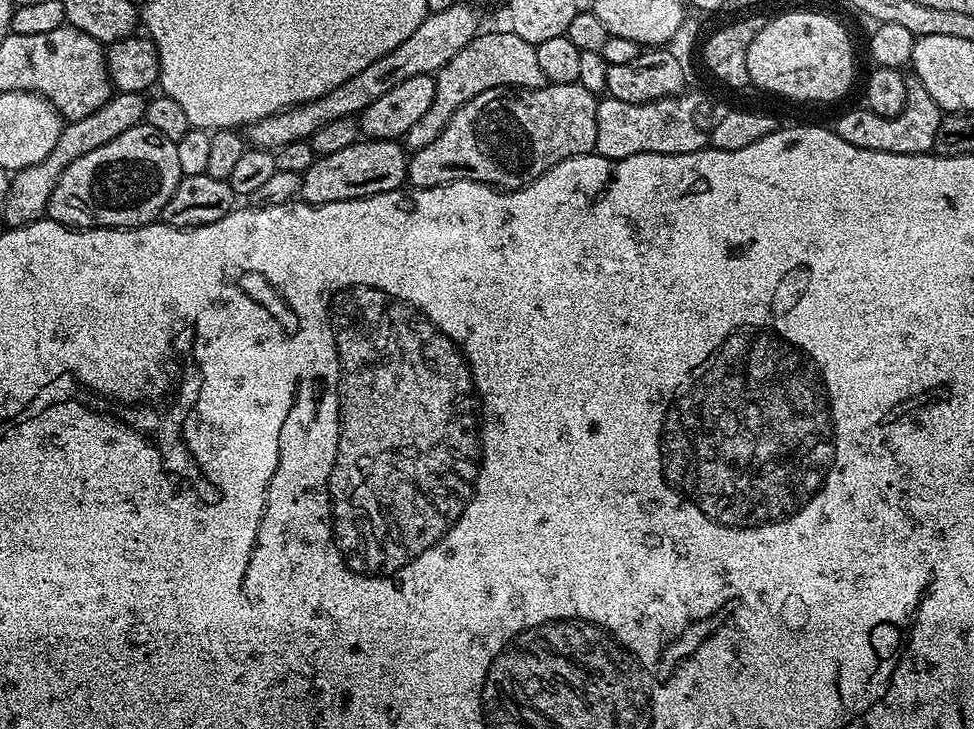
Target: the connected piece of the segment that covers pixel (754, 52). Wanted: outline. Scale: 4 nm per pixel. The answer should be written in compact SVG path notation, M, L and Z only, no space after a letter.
M784 12L781 16L772 16L754 34L754 42L750 42L750 50L746 54L746 64L748 66L748 79L753 85L757 84L764 92L773 92L776 96L785 96L788 100L840 100L852 88L852 79L856 76L856 56L852 53L852 40L848 37L848 32L832 16L827 16L824 12Z

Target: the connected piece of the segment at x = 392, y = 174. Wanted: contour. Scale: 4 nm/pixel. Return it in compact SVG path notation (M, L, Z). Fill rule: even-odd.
M361 138L335 154L316 156L313 164L302 173L299 199L305 204L329 204L403 189L408 179L409 159L403 143Z

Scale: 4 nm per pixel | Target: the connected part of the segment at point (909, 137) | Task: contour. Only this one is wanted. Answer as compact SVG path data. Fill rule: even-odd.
M914 74L905 75L906 110L894 118L882 118L882 114L874 114L867 106L852 108L844 112L834 123L834 131L842 142L850 142L850 146L858 146L862 150L878 150L886 154L922 154L931 153L934 149L934 134L938 134L938 126L942 115L941 108L930 98L926 86Z

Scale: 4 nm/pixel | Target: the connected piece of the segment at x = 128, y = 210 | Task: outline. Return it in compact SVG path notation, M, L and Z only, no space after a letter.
M141 122L96 150L74 158L62 171L50 194L47 215L77 230L141 228L159 217L180 177L176 141Z

